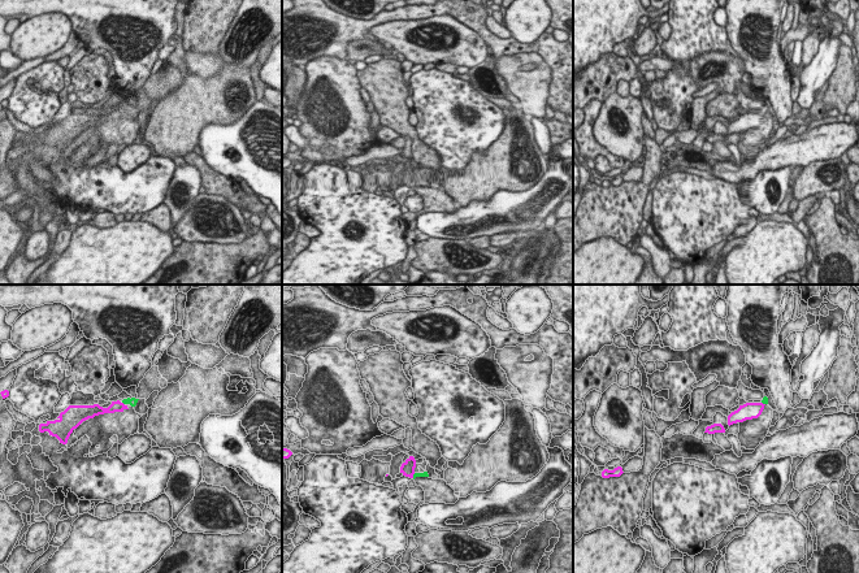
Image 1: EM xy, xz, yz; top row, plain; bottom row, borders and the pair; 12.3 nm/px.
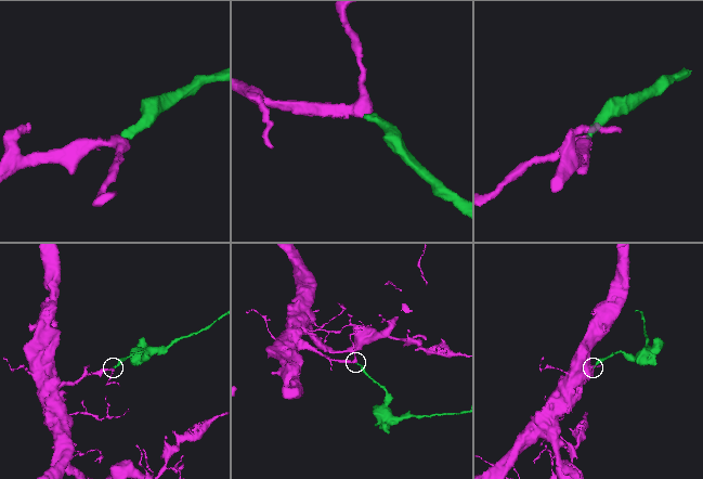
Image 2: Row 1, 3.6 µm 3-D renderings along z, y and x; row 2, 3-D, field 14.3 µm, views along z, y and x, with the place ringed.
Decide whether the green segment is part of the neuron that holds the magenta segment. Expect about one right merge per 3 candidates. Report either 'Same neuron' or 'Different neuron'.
Same neuron

